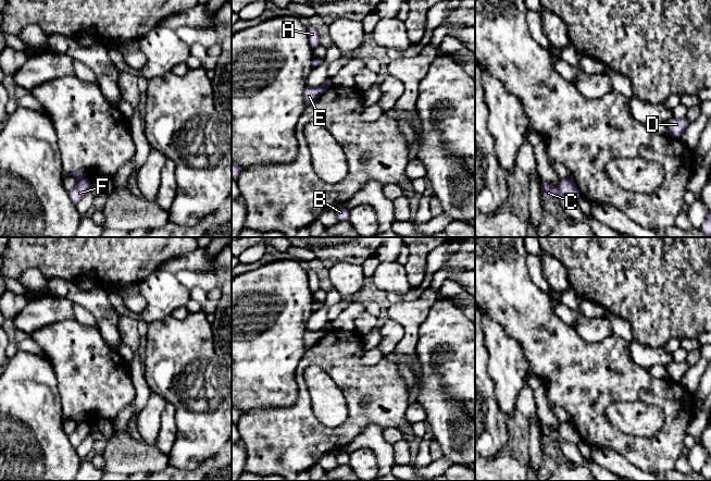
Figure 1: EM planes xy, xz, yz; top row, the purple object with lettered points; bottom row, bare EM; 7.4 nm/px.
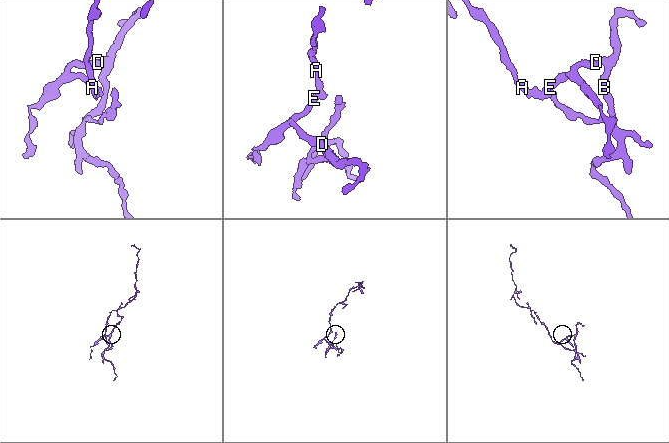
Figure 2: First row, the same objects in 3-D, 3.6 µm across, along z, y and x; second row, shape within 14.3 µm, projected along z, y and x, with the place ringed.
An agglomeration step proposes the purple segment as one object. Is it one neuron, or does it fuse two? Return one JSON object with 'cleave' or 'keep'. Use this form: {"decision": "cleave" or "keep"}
{"decision": "cleave"}

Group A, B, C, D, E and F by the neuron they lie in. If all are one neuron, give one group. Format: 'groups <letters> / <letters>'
groups A C F / B D E

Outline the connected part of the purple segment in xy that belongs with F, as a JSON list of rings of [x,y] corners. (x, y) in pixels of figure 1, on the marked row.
[[[82,177],[76,185],[68,192],[68,197],[73,204],[77,204],[91,188],[91,182],[88,177]]]

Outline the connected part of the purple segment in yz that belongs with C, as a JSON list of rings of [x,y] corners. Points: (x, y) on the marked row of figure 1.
[[[567,177],[562,178],[558,187],[550,187],[549,182],[544,180],[539,192],[545,198],[552,199],[556,202],[559,202],[561,198],[569,198],[576,201],[581,197],[581,192],[575,183]]]

